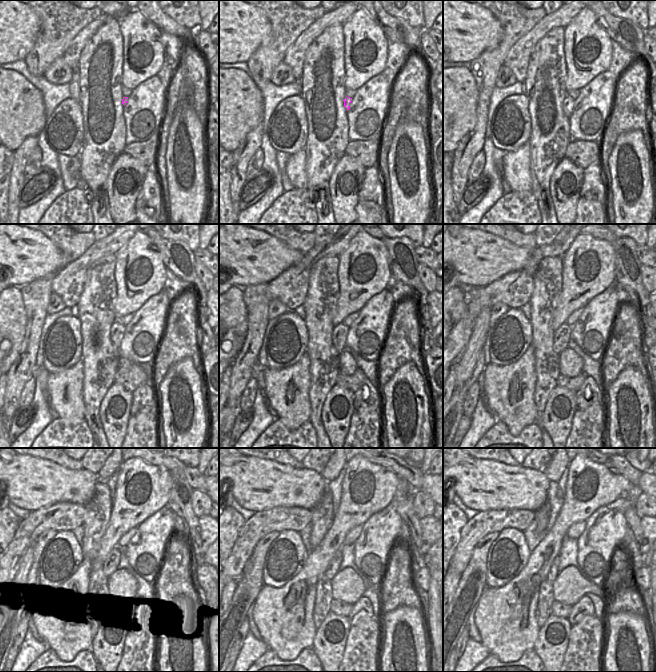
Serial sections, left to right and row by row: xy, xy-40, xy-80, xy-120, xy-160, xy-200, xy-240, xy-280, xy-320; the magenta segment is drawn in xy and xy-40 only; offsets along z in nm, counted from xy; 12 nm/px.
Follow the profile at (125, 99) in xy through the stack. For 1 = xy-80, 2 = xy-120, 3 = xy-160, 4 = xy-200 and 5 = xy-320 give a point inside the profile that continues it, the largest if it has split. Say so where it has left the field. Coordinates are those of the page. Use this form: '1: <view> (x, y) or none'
1: xy-80 (568, 103)
2: xy-120 (117, 330)
3: xy-160 (340, 332)
4: xy-200 (561, 338)
5: xy-320 (553, 572)

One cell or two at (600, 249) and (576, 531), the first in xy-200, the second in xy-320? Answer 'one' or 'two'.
two

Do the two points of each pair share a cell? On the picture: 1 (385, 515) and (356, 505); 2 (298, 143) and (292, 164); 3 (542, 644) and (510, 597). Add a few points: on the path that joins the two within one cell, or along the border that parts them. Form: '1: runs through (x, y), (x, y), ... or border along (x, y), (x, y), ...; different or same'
1: border along (392, 500), (375, 512), (362, 525); different
2: border along (304, 148), (290, 154); different
3: border along (540, 628), (532, 648); different

